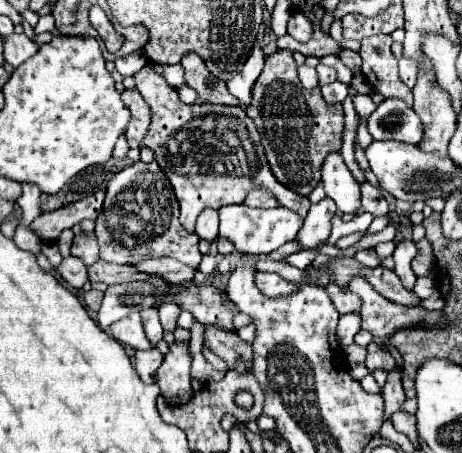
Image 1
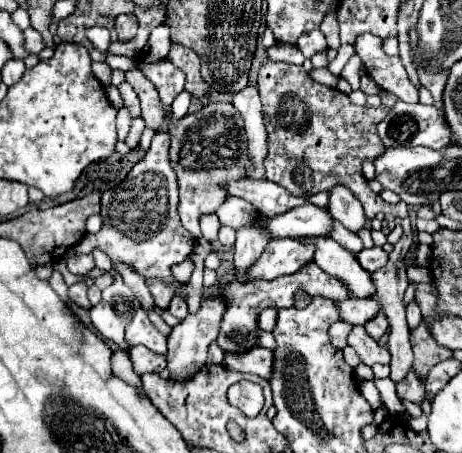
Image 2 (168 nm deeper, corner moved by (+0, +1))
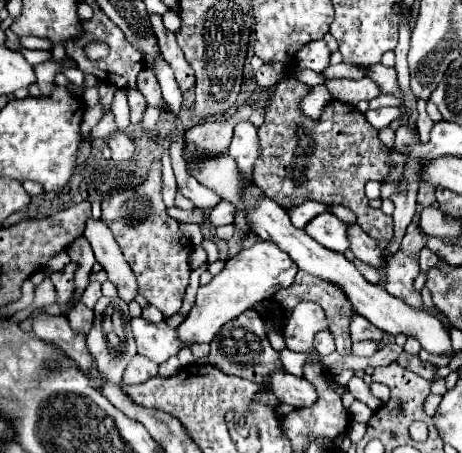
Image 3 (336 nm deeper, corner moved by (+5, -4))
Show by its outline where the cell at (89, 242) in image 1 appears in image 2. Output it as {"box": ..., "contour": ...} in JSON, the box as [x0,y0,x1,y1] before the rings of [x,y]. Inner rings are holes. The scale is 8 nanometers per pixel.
{"box":[68,254,94,276],"contour":[[[74,254],[68,258],[68,270],[76,276],[86,276],[94,268],[92,254]]]}

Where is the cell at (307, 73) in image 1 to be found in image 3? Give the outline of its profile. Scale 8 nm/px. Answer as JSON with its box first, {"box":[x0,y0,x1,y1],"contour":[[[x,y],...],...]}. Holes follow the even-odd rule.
{"box":[325,77,379,105],"contour":[[[363,77],[359,81],[355,81],[355,79],[327,79],[325,87],[329,89],[329,93],[335,99],[351,103],[351,105],[357,105],[363,99],[369,101],[379,95],[379,87],[369,77]]]}

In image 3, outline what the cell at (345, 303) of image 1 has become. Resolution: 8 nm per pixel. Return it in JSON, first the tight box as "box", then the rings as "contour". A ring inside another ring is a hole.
{"box":[351,313,385,341],"contour":[[[359,313],[351,315],[351,339],[353,341],[363,341],[363,339],[381,339],[385,333],[381,329],[377,329],[373,323],[365,321],[365,317],[361,317]]]}

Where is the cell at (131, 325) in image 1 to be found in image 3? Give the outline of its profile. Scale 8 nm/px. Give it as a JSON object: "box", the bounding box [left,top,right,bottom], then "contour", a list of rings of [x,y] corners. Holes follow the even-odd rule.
{"box":[131,317,181,363],"contour":[[[139,317],[131,319],[131,329],[137,341],[137,353],[145,355],[155,363],[163,363],[181,351],[177,333],[169,325],[165,325],[165,321],[149,323]]]}

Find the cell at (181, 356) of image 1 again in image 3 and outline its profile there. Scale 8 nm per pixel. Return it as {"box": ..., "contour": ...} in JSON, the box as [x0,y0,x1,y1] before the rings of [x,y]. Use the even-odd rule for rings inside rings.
{"box":[177,241,297,347],"contour":[[[257,241],[255,245],[241,249],[235,257],[225,261],[225,267],[221,273],[213,277],[209,285],[199,287],[197,301],[185,321],[177,327],[177,337],[183,347],[191,347],[195,343],[211,343],[215,333],[231,319],[247,311],[249,307],[255,307],[257,303],[273,297],[283,287],[289,287],[297,273],[295,261],[281,251],[277,245],[269,241]]]}

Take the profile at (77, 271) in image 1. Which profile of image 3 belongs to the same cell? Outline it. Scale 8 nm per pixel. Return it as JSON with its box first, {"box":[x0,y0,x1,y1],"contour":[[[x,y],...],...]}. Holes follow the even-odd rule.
{"box":[67,301,93,333],"contour":[[[77,301],[69,311],[67,311],[67,319],[73,325],[73,329],[79,329],[81,333],[89,333],[91,325],[93,325],[93,311],[87,309],[81,301]]]}

